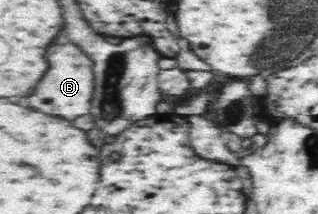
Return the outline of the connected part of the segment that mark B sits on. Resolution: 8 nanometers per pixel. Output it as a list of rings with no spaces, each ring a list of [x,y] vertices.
[[[64,45],[60,49],[54,49],[50,53],[50,73],[42,77],[42,85],[38,85],[36,95],[30,97],[30,107],[36,109],[38,113],[54,115],[66,121],[72,121],[76,117],[82,117],[90,109],[90,93],[93,90],[92,77],[90,77],[90,61],[74,49],[74,45]]]

